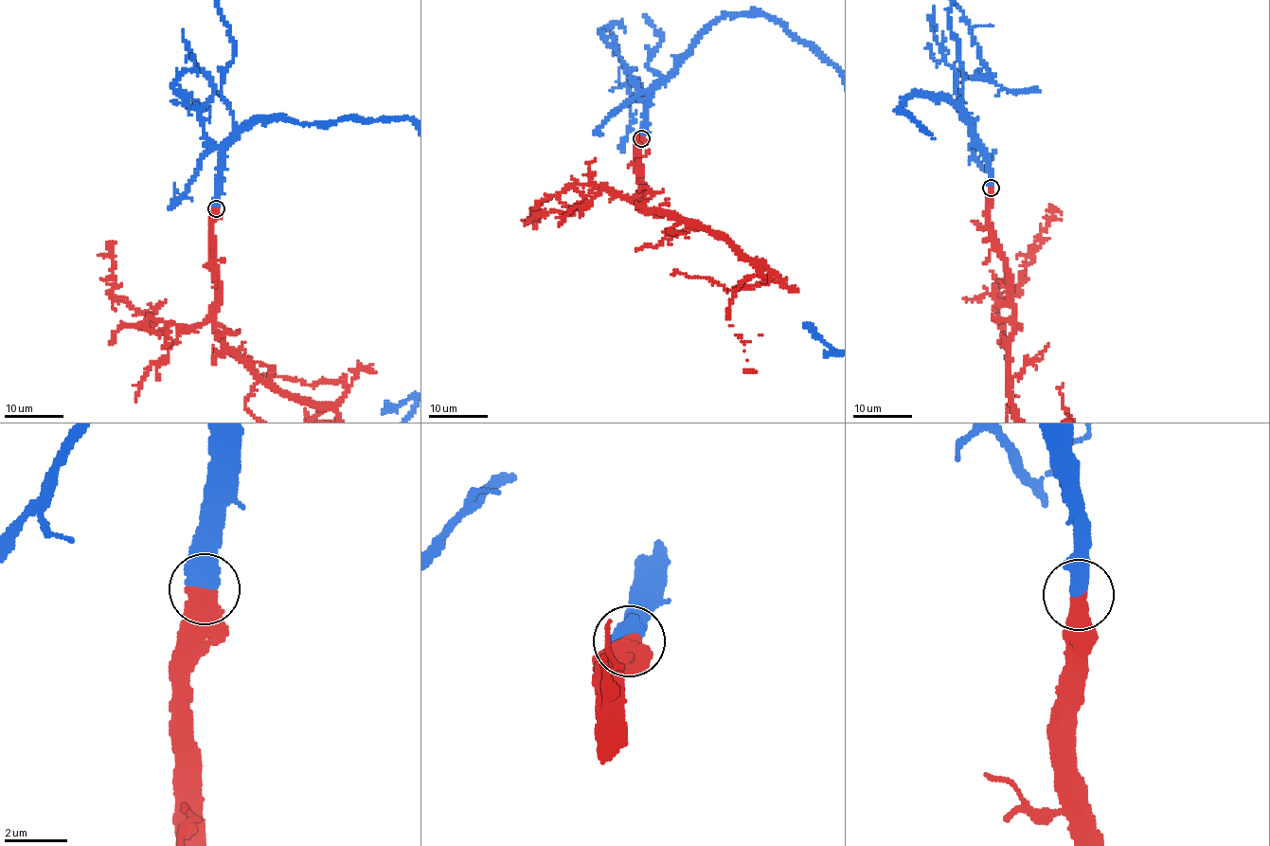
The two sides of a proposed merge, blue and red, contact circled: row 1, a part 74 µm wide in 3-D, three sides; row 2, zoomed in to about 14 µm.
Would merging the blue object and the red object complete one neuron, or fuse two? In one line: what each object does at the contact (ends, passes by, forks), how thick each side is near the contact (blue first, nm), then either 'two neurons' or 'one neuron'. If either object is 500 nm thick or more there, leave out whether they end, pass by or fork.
600/600 nm | one neuron

